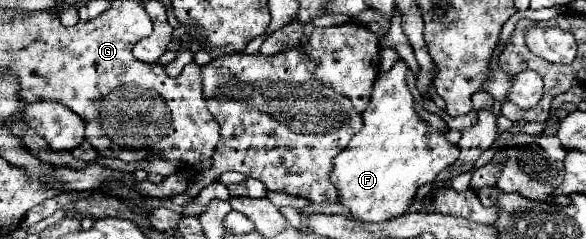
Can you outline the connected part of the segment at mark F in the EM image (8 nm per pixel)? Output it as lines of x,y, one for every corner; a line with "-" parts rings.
398,59
388,73
378,75
372,101
362,115
362,131
358,131
348,147
332,159
330,179
338,189
340,203
354,219
380,223
404,215
418,189
432,183
438,173
456,163
456,155
460,155
460,149
446,141
442,129
416,117
406,73
406,63

